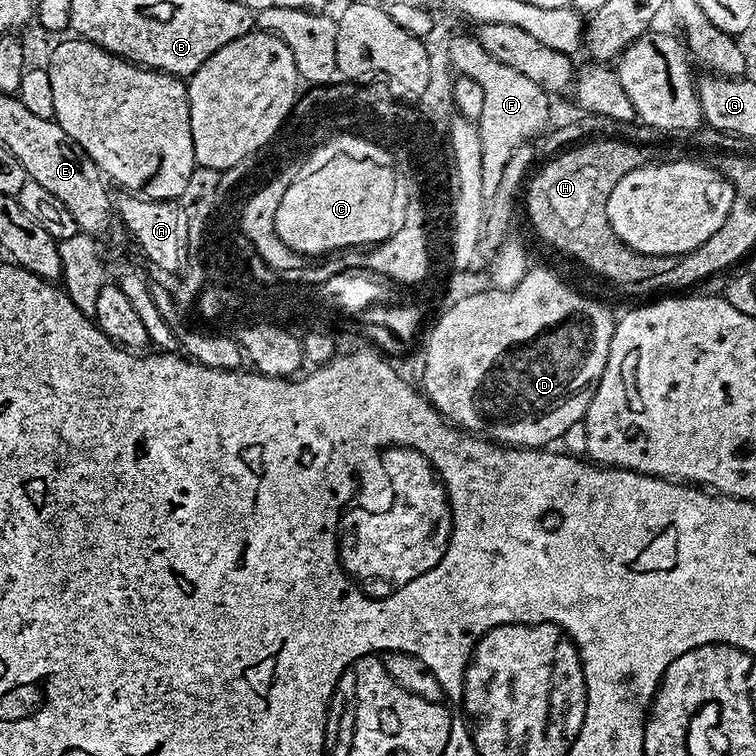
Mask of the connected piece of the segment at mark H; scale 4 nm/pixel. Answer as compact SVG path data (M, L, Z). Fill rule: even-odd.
M592 138L561 151L536 177L527 181L528 220L548 244L585 264L596 276L624 286L624 244L614 234L606 214L610 190L632 168L649 163L644 148L621 138Z

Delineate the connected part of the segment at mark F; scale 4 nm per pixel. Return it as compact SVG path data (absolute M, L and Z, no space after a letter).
M475 35L460 36L448 48L448 56L459 75L474 78L478 86L486 94L486 106L482 106L482 114L478 121L481 136L482 154L482 186L485 193L490 194L498 186L502 170L506 162L518 146L529 143L544 128L548 120L549 93L540 86L516 73L507 66L499 64L476 41Z

